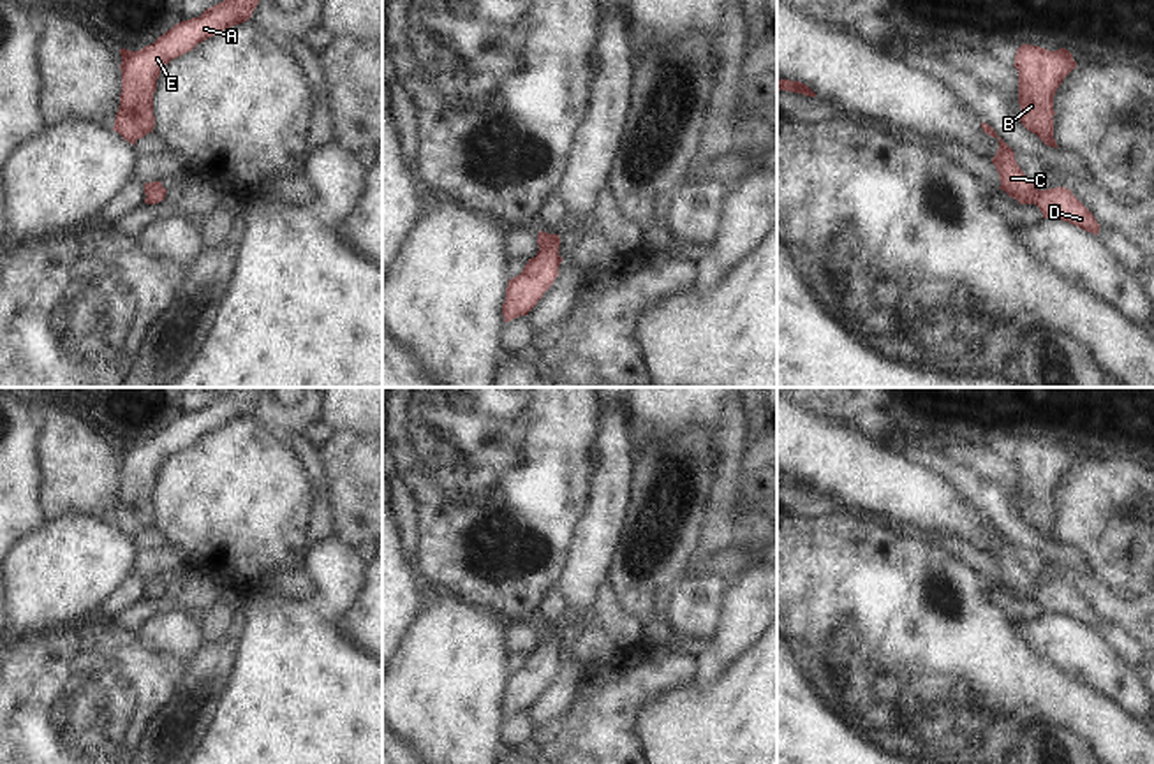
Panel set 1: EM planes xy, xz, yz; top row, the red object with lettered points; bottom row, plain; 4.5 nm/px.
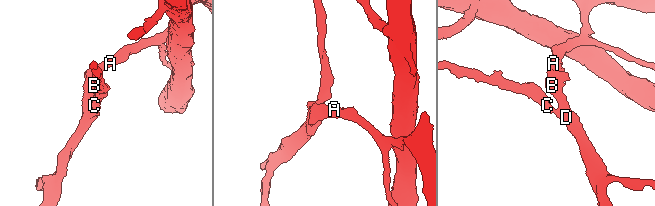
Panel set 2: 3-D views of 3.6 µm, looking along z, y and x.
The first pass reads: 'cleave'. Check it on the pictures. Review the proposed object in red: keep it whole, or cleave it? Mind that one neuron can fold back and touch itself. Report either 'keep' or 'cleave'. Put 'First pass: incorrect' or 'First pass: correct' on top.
First pass: incorrect
keep

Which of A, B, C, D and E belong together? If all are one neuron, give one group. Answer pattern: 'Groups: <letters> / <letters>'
Groups: A B C D E.

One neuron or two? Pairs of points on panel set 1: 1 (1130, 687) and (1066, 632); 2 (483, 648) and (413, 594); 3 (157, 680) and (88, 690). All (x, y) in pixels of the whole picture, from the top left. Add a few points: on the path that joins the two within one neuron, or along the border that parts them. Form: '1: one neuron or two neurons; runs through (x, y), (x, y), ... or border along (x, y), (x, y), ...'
1: one neuron; runs through (1116, 676), (1110, 676), (1082, 648)
2: two neurons; border along (427, 595), (420, 615), (402, 636)
3: one neuron; runs through (140, 680), (106, 683)

